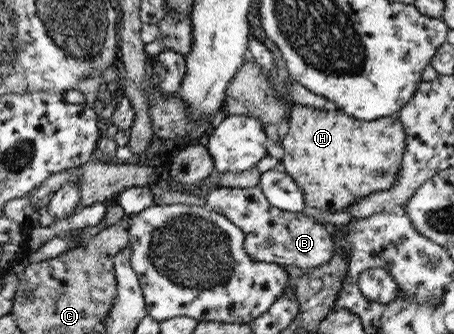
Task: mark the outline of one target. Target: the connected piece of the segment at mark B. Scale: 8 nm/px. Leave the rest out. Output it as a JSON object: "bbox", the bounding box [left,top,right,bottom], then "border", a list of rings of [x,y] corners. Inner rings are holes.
{"bbox":[206,185,333,270],"border":[[[259,185],[250,188],[219,186],[206,196],[206,205],[215,213],[224,215],[244,233],[244,248],[255,261],[293,265],[307,270],[327,263],[333,255],[332,234],[324,225],[301,212],[273,207]]]}

